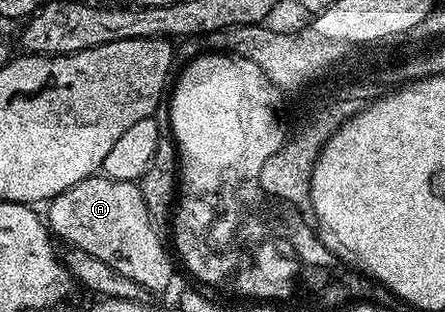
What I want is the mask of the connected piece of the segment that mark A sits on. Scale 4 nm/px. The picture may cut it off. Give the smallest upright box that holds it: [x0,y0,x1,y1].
[47,174,174,293]

